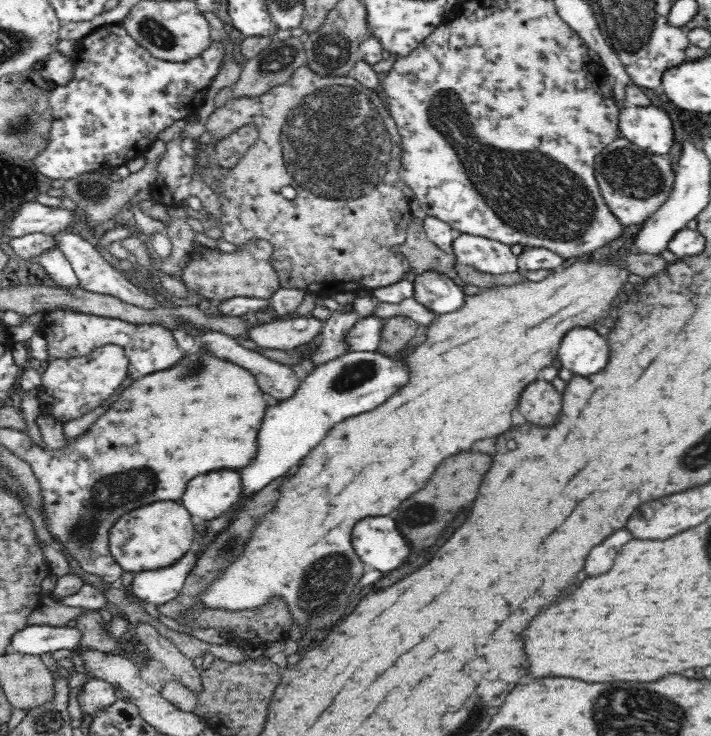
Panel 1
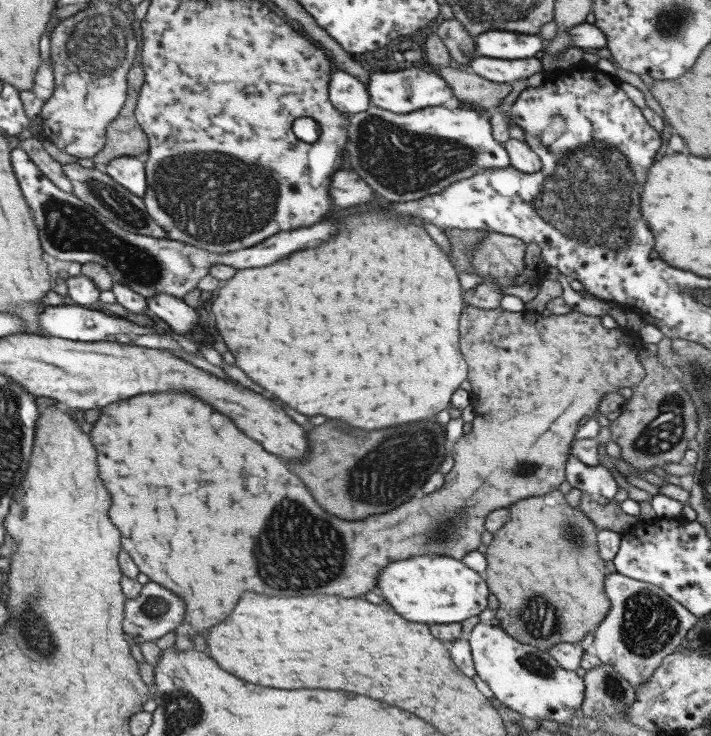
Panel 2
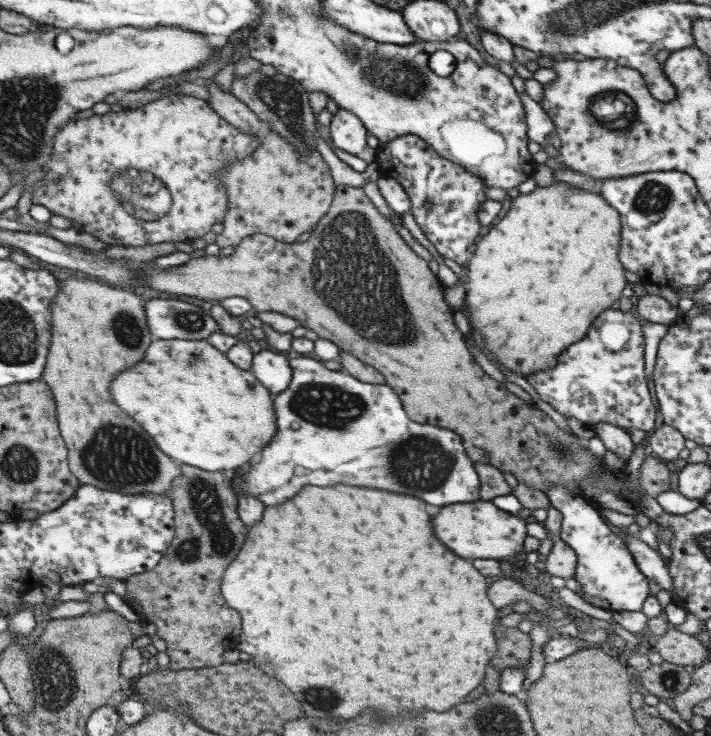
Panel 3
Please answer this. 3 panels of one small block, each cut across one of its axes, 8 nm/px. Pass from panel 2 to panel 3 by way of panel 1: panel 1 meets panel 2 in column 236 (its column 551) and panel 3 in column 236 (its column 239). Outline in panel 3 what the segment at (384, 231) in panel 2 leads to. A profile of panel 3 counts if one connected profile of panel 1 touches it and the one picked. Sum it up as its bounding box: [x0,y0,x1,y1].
[220,486,497,720]

